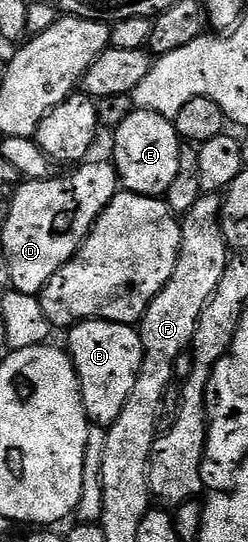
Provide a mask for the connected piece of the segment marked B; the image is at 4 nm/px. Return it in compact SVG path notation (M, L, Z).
M79 321L69 330L68 352L74 360L76 375L82 392L82 402L91 422L109 427L120 419L132 387L142 366L142 335L135 326L121 325L115 321Z

